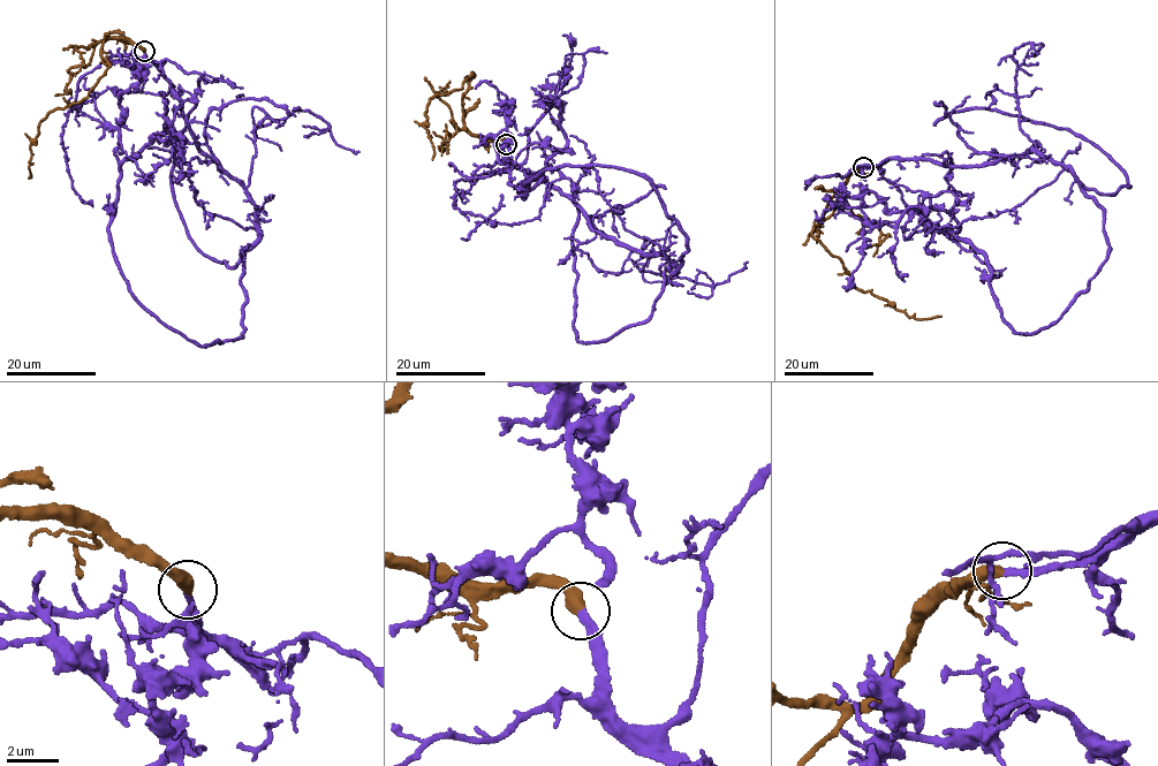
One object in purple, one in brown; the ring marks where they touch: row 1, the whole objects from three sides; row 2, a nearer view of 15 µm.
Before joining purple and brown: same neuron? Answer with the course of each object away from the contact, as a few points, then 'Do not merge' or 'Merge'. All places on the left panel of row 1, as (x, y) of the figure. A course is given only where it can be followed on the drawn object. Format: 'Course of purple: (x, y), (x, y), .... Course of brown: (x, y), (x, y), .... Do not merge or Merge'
Course of purple: (144, 51), (255, 207), (242, 336), (184, 336), (118, 263), (123, 161), (173, 134), (172, 173). Course of brown: (144, 51), (127, 39), (105, 38), (101, 59), (108, 67), (80, 101), (42, 121), (30, 148), (28, 177). Merge

